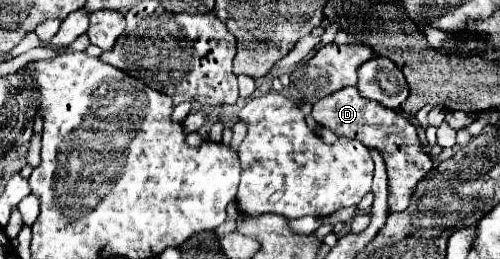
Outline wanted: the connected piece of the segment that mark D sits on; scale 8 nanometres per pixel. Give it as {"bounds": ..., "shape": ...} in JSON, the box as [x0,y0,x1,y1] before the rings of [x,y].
{"bounds":[312,86,434,212],"shape":[[[354,86],[342,88],[334,92],[332,96],[326,96],[318,100],[312,108],[314,120],[332,130],[336,136],[348,136],[354,140],[360,140],[368,148],[374,148],[382,154],[386,162],[386,172],[388,172],[388,190],[390,190],[390,210],[392,212],[402,212],[408,208],[412,192],[416,184],[434,168],[434,162],[430,154],[422,148],[416,132],[416,124],[406,120],[402,114],[396,110],[384,108],[378,102],[364,100]]]}

